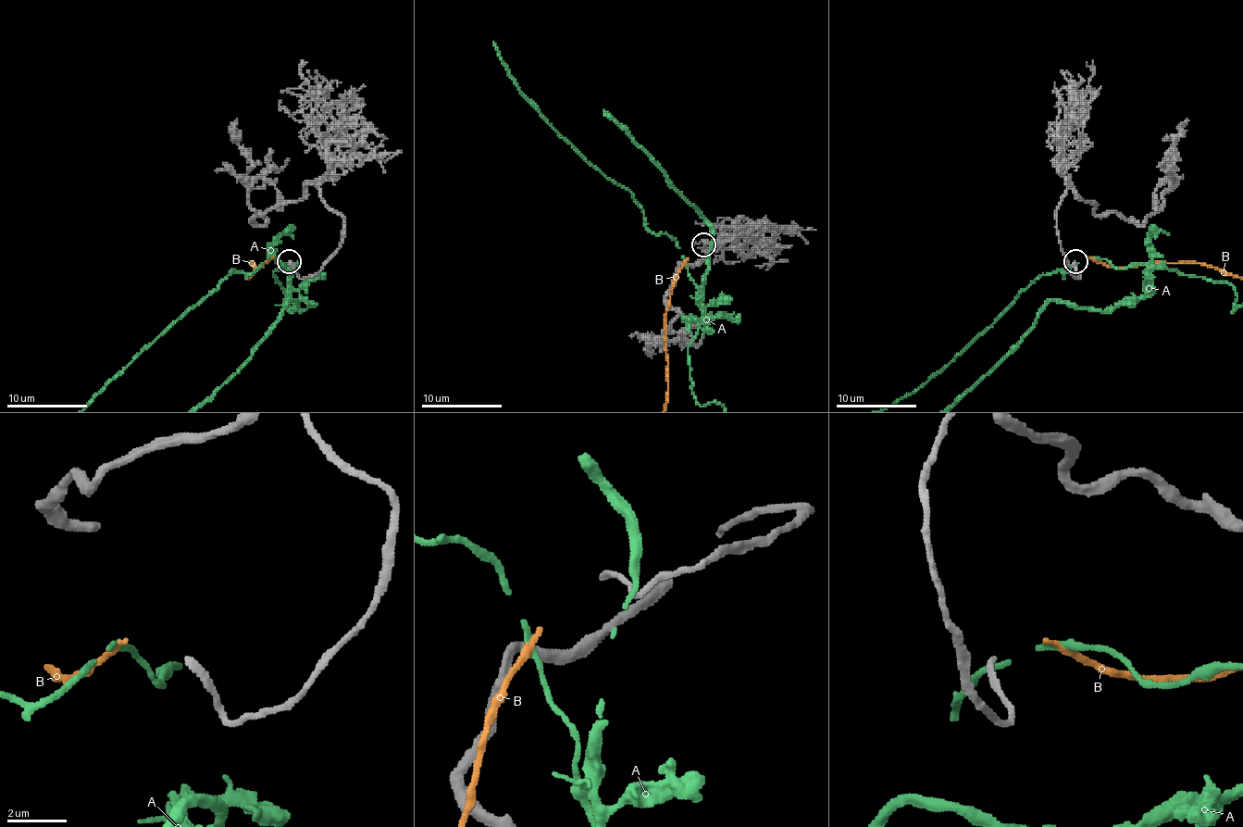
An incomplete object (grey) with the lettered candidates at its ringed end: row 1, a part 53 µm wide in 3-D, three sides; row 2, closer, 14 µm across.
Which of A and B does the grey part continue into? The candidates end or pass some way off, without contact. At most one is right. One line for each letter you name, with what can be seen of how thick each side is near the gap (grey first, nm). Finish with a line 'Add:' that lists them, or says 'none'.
B: calibres 200 and 170 nm
Add: B

